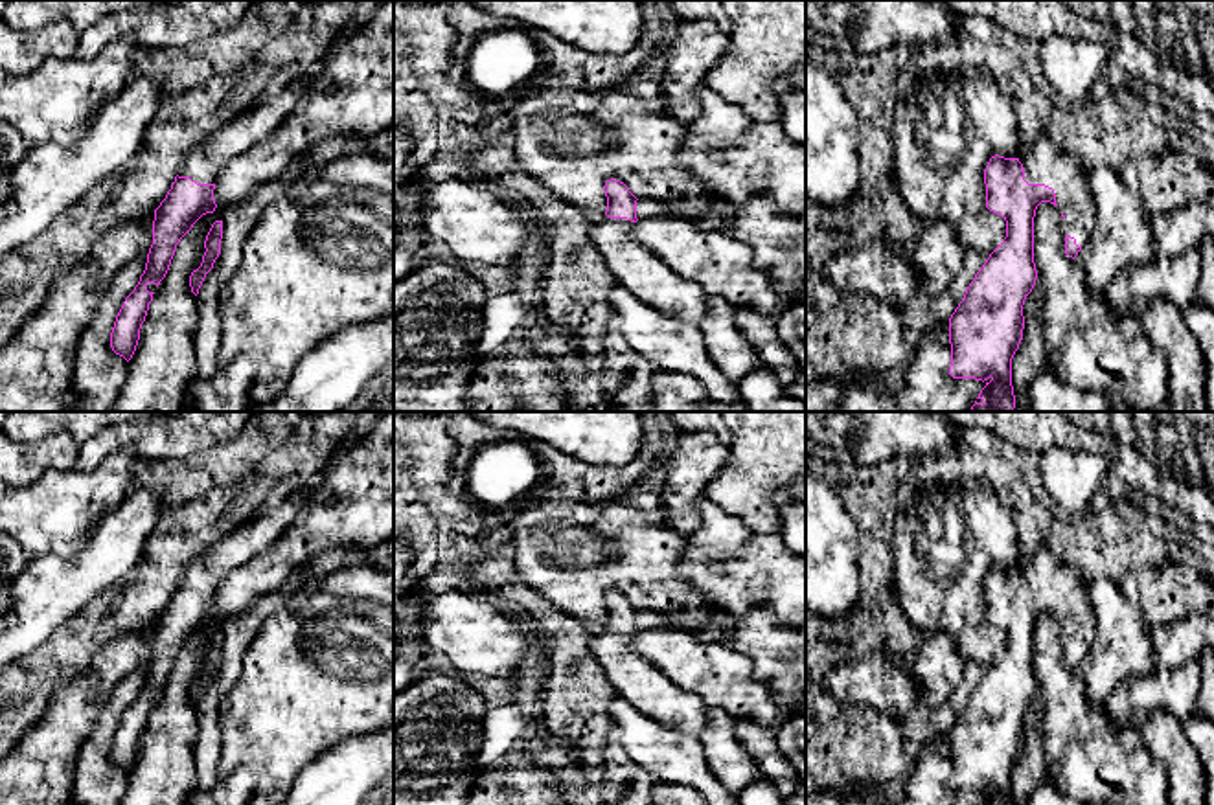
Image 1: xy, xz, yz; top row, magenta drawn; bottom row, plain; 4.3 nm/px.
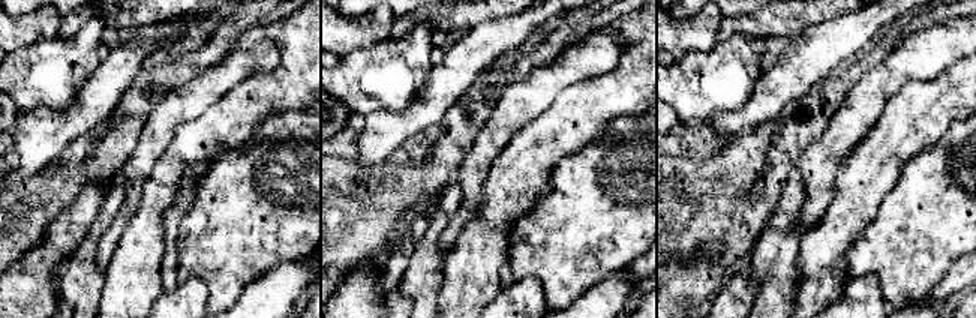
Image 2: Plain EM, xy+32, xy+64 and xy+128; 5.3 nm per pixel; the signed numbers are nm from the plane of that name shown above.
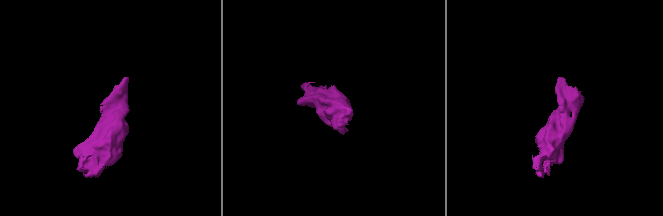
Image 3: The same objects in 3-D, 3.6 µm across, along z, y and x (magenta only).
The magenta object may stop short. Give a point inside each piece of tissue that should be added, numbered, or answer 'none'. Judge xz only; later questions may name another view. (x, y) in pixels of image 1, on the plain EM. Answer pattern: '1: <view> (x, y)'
1: xz (633, 679)

